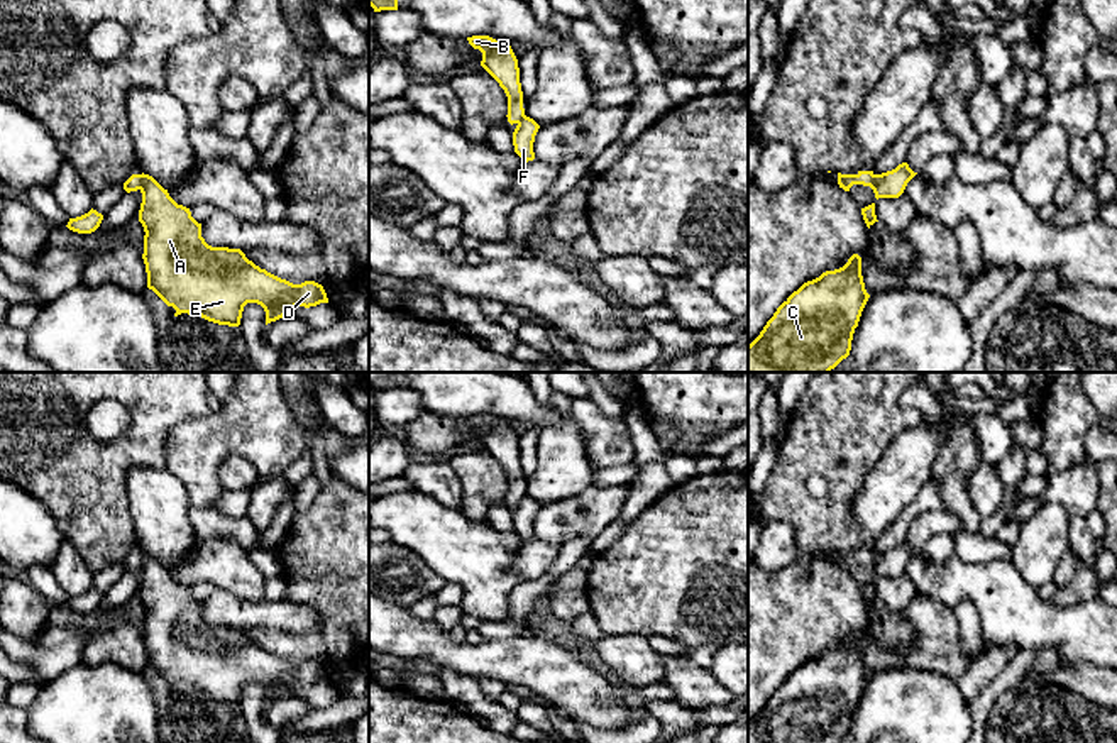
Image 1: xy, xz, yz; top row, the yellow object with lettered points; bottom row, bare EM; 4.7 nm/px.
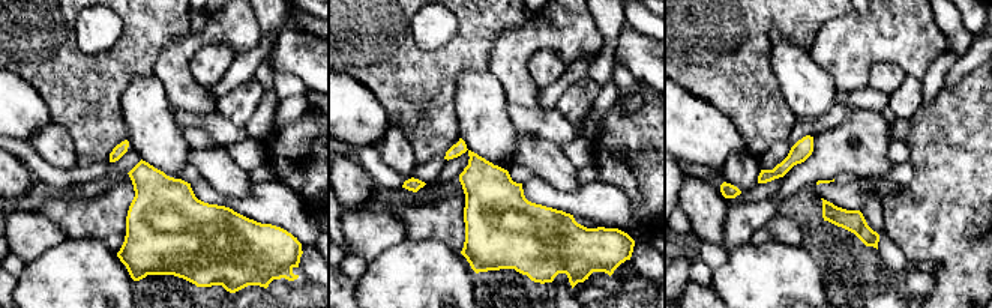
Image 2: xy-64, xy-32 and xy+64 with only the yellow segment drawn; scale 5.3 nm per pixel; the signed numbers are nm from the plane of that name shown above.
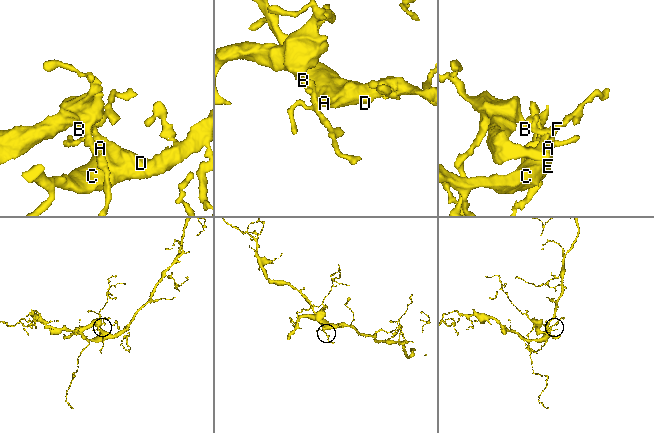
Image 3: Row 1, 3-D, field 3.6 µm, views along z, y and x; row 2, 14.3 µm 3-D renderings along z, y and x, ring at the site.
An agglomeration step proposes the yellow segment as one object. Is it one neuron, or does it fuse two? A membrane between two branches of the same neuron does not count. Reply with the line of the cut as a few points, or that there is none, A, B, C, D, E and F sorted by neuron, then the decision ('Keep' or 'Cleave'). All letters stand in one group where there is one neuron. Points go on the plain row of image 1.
Split along xy (143, 554), (139, 567). Groups: A C D E F / B. Cleave

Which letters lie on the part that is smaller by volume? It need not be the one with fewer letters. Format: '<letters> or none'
B

